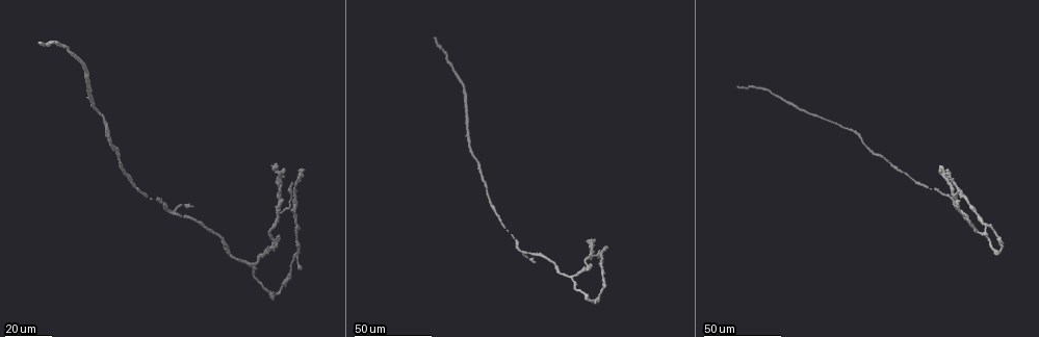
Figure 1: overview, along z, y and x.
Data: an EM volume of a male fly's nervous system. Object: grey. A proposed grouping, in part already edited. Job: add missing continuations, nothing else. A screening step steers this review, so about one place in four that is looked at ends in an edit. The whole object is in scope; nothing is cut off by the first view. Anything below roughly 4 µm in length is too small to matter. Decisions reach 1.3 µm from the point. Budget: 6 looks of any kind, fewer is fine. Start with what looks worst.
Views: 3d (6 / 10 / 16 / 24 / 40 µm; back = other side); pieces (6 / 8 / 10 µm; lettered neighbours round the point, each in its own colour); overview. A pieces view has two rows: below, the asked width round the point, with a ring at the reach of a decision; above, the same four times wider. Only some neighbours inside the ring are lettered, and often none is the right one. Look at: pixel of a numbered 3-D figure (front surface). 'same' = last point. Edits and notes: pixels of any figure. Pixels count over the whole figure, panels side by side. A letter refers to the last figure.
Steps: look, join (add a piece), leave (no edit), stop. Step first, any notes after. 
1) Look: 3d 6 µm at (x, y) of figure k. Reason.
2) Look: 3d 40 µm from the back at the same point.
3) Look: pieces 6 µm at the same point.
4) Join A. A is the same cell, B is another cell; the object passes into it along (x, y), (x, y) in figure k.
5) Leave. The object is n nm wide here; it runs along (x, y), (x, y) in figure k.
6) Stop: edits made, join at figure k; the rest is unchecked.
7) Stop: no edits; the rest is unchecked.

Look: 3d 40 µm at (192, 207) of figure 1. Free end.

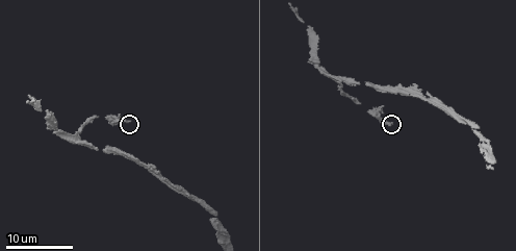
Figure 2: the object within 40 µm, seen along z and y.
Look: pieces 6 µm at (392, 125) of figure 2.

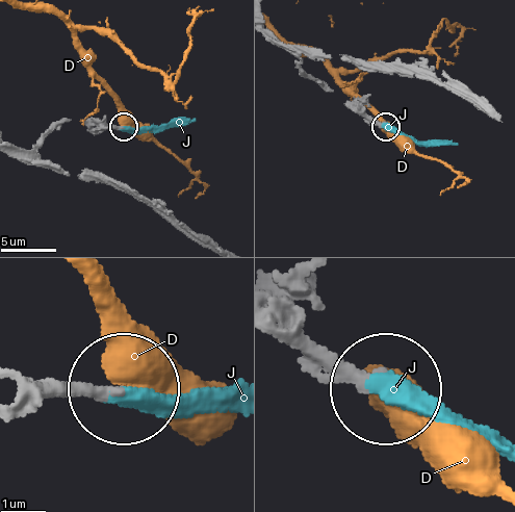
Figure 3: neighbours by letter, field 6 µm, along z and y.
Join J. The object is 300 nm wide here; J is the same cell, D is another cell; the object passes into it along (43, 386), (113, 398), (233, 389) in figure 3; the neuron continues.

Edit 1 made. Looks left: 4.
Look: 3d 40 µm at (275, 162) of figure 1.

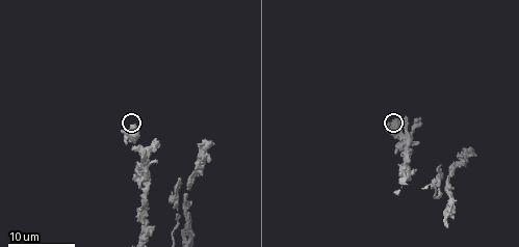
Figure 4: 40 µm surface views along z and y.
Look: pieces 10 µm at (132, 128) of figure 4.

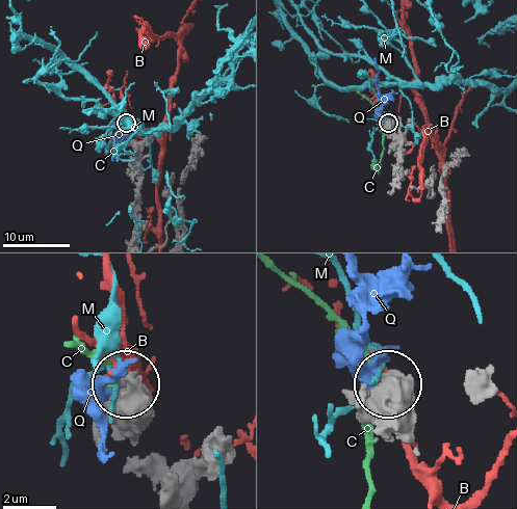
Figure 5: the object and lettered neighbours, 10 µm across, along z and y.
Leave. B, C, M and Q are other cells; no lettered piece goes on from it.

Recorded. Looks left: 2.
Look: 3d 16 µm at (157, 142) of figure 4. An open end.

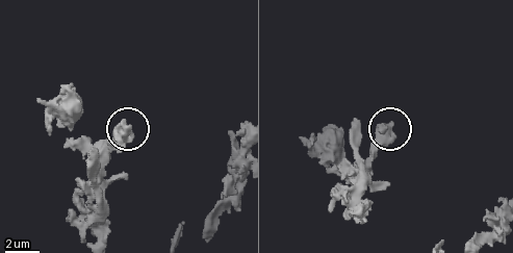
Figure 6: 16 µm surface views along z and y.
Look: pieces 8 µm at (127, 127) of figure 6.

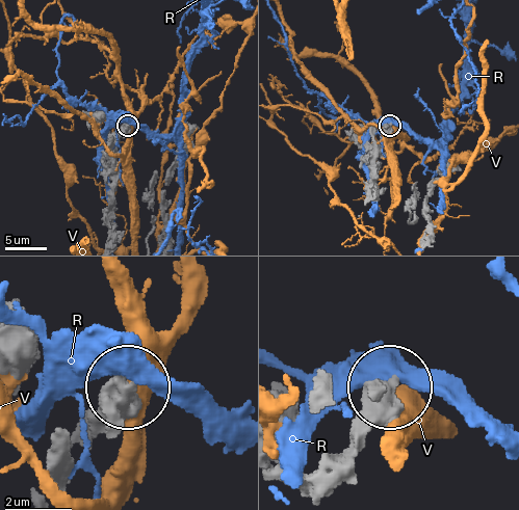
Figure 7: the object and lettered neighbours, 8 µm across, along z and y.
Leave. R and V are other cells; it runs along (349, 460), (361, 419), (389, 387) in figure 7; no lettered piece goes on from it.

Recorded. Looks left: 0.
Stop: edits made, join at figure 3; the rest is unchecked.

